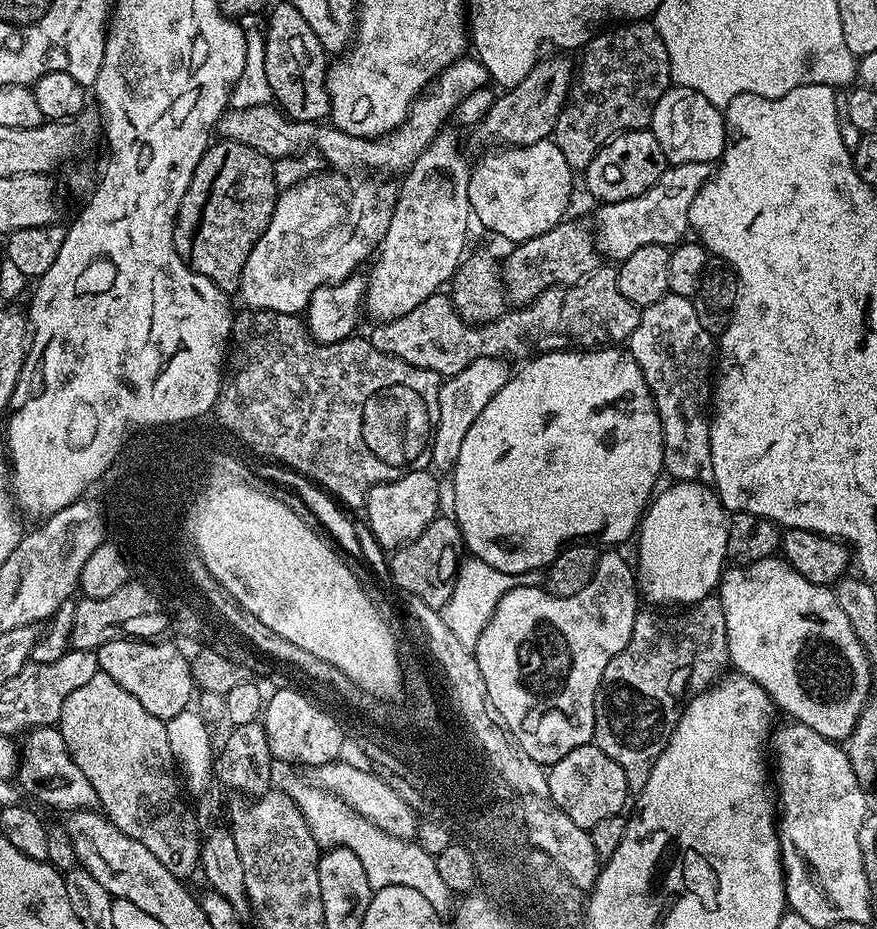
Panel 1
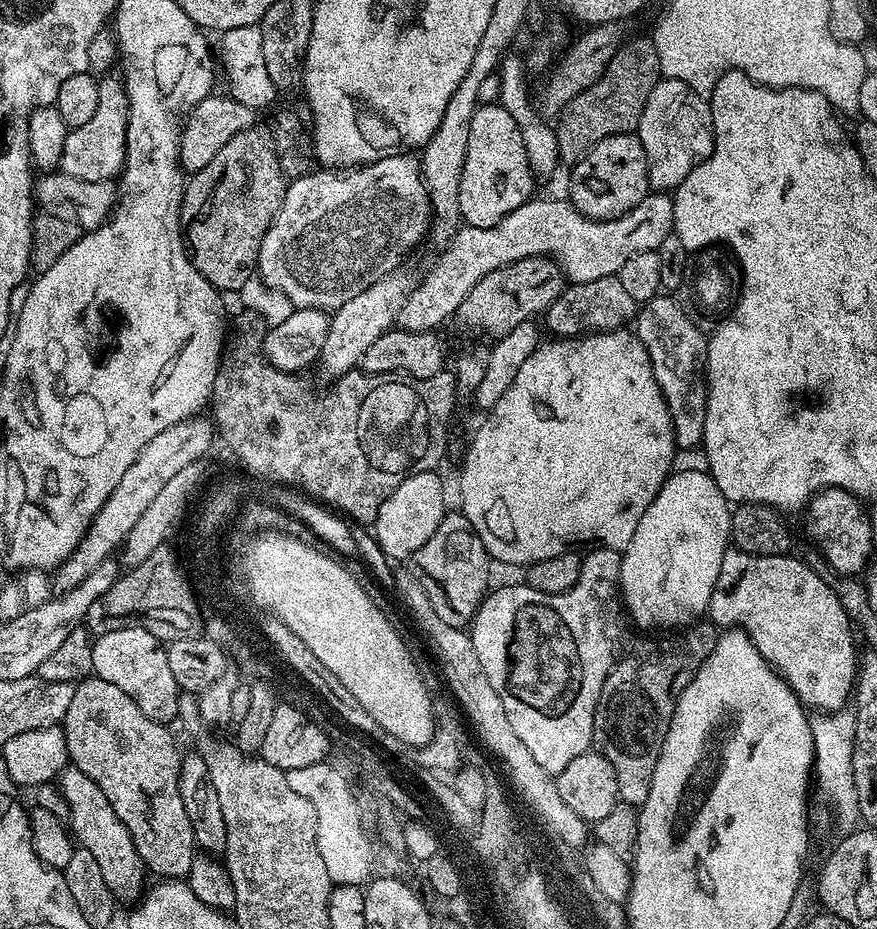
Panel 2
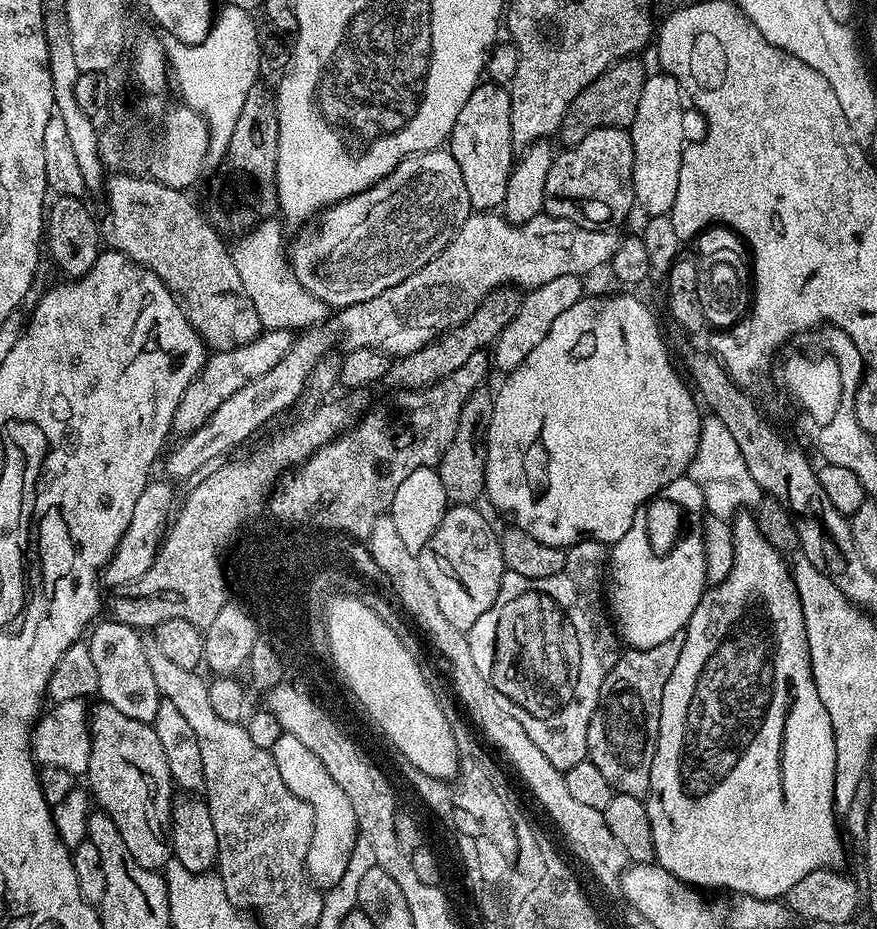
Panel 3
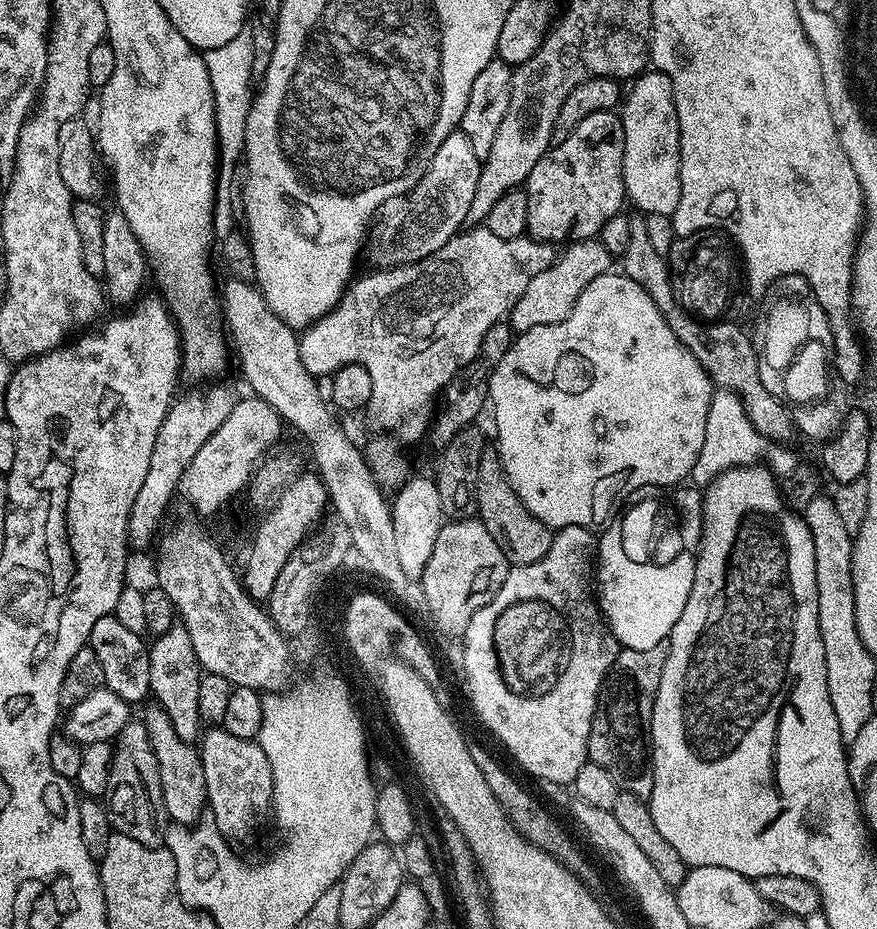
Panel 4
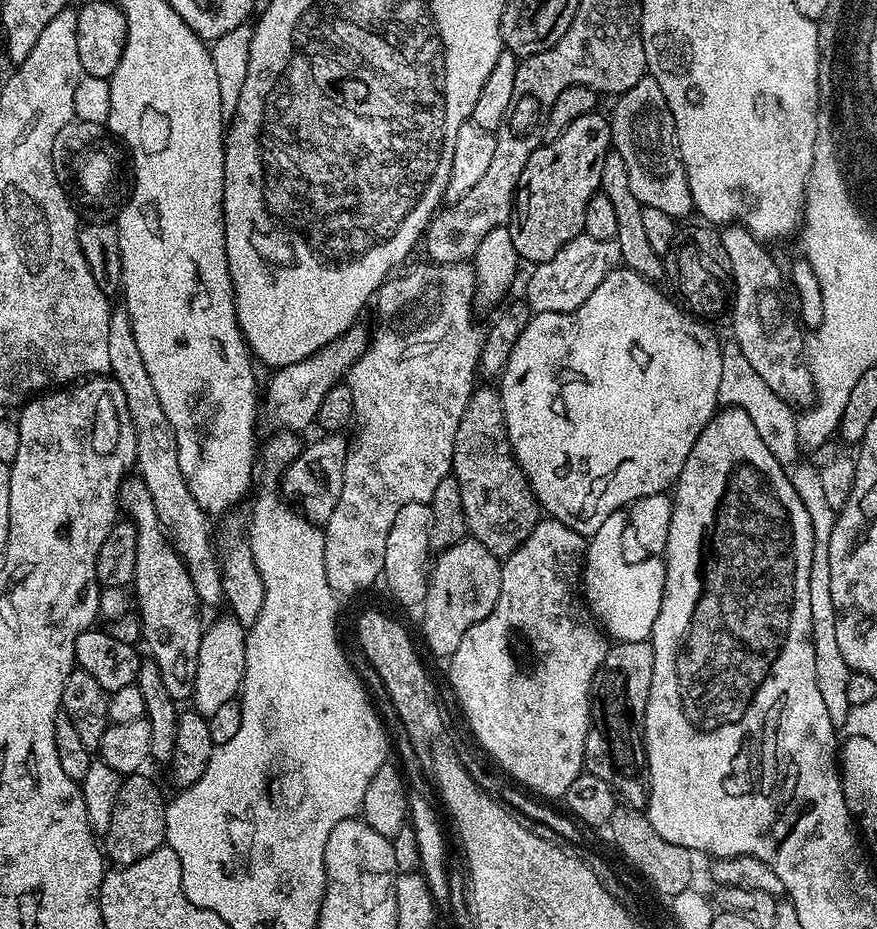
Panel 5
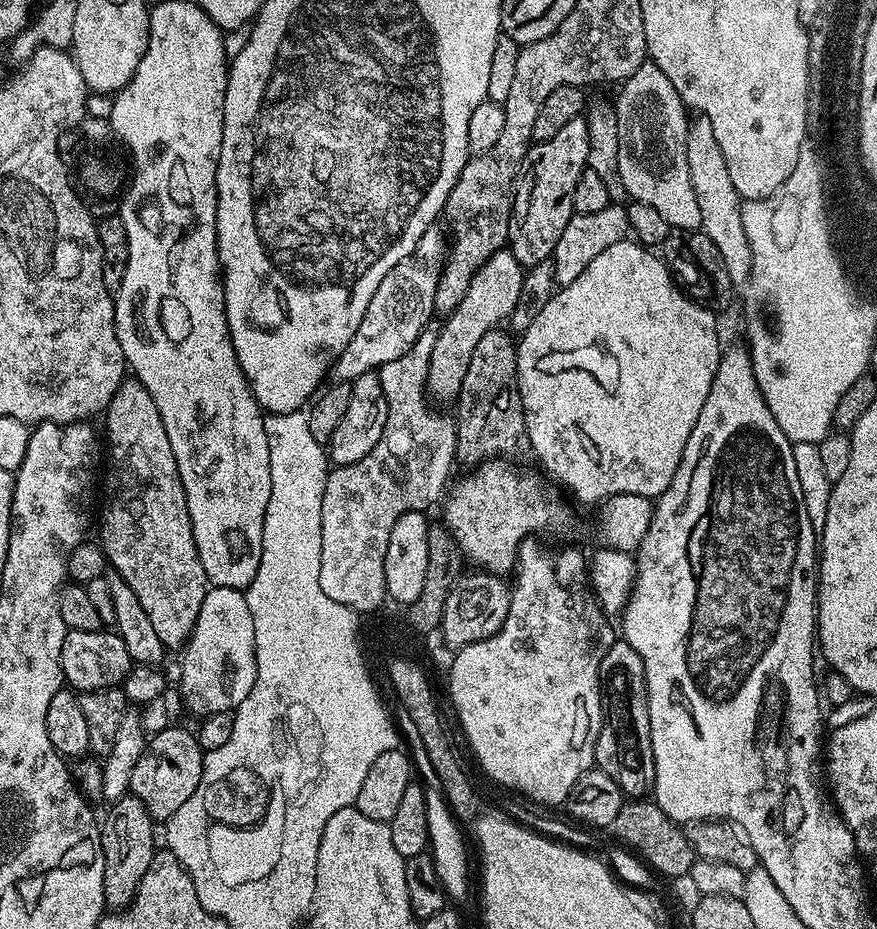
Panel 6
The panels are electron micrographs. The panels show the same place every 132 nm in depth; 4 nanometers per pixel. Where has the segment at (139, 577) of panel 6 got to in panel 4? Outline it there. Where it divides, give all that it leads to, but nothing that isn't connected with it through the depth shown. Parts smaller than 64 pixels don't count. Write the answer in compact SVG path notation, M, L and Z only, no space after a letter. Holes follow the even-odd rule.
M173 626L151 641L148 657L151 695L155 703L166 710L174 726L174 734L178 734L178 738L185 743L195 745L202 736L202 721L198 714L198 682L202 669L196 660L190 634L183 626Z

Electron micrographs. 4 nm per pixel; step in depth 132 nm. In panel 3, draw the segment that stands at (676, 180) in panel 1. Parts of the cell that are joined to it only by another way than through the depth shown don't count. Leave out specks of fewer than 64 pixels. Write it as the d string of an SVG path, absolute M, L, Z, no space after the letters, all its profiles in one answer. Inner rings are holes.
M473 214L460 229L452 241L441 250L422 270L410 274L398 286L366 298L354 306L346 306L335 313L336 328L342 335L348 336L349 349L377 348L392 358L409 356L433 340L444 335L449 328L465 324L480 307L480 303L498 288L511 286L517 290L531 290L554 278L563 276L587 277L587 272L600 268L611 261L618 247L615 231L587 232L569 220L556 220L553 216L541 214L525 224L510 224L500 214Z

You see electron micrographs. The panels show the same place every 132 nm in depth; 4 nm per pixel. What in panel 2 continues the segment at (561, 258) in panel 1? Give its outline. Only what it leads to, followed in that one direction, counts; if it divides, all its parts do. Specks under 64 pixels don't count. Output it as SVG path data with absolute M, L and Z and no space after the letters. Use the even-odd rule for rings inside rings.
M527 256L483 276L478 286L462 298L462 306L456 308L454 320L465 324L476 336L499 338L510 334L514 326L522 326L522 322L536 320L539 312L540 315L547 313L565 287L564 272L551 256Z

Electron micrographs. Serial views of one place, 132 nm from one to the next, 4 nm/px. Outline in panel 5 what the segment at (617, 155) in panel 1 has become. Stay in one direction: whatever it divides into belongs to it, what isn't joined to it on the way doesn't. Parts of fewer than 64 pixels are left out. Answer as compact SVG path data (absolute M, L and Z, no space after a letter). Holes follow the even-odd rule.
M597 110L582 114L558 138L541 143L530 154L516 184L514 215L510 221L514 250L521 261L535 266L554 258L566 242L584 231L586 202L600 191L602 162L613 147L609 117Z

